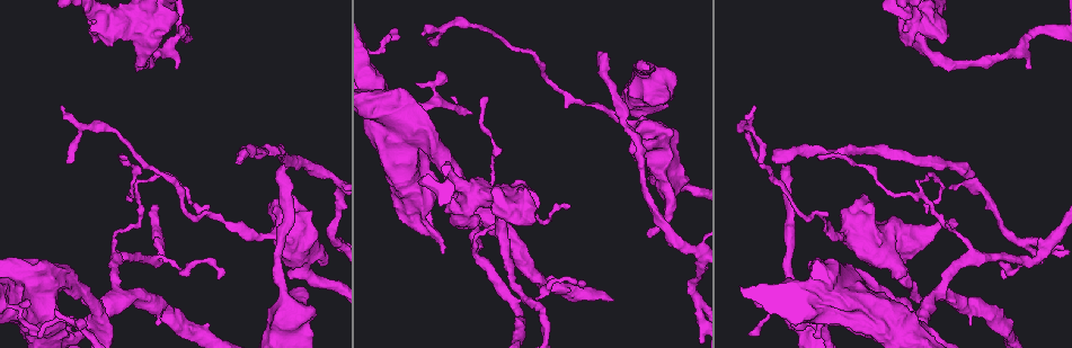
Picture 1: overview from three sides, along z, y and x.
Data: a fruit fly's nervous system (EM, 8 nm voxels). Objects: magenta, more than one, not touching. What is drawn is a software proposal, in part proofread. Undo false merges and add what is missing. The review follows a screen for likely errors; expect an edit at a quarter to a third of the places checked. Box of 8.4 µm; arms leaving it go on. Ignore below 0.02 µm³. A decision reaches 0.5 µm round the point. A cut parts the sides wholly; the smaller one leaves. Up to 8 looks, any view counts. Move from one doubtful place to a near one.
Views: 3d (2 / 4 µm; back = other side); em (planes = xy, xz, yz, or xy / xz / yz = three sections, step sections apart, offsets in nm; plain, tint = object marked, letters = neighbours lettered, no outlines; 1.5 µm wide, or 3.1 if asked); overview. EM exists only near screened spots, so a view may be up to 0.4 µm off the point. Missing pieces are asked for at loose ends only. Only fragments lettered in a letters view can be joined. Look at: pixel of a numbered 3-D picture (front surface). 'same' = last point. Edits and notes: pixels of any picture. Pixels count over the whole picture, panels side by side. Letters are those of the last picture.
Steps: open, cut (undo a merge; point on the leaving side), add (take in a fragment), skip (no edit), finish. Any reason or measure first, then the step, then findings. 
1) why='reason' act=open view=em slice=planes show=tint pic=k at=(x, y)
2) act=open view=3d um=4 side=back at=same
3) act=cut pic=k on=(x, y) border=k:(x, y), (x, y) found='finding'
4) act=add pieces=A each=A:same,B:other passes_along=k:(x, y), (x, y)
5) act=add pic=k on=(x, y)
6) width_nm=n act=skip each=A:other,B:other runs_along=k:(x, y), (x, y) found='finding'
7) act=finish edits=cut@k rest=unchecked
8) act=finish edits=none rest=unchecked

why='long arm stops here' act=open view=em slice=xz step=8 show=letters pic=1 at=(772, 158)

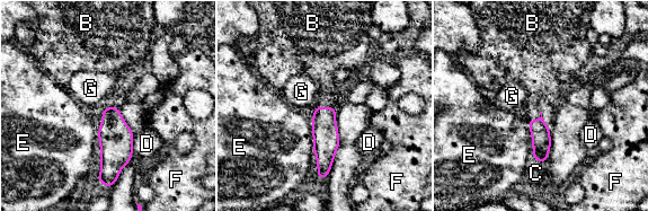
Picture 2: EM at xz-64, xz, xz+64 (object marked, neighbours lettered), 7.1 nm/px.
act=add pieces=B each=B:same,C:other,D:other,E:other,F:other,G:other passes_along=2:(326, 138), (325, 107), (322, 72) found='it goes on there'

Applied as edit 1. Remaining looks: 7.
act=open view=overview

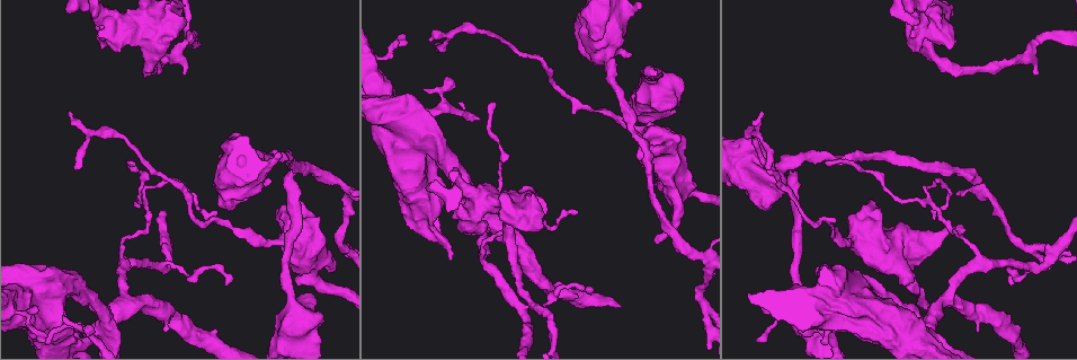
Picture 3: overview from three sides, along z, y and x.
why='tapers out' act=open view=3d um=4 pic=3 at=(187, 71)

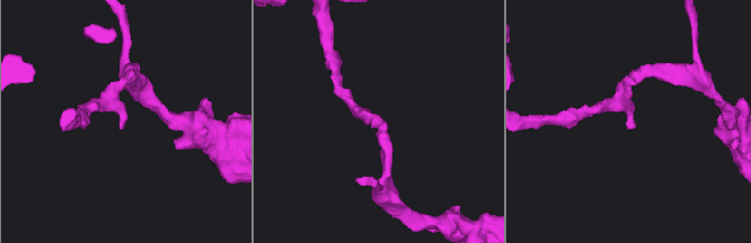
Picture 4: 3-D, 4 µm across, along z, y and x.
why='now the EM' act=open view=em slice=yz step=8 show=letters pic=4 at=(120, 128)

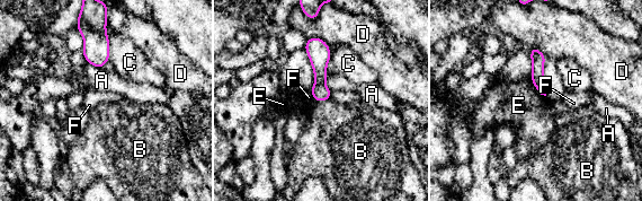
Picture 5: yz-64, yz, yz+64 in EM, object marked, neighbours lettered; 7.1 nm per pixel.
why='cut it another way' act=open view=em slice=planes show=letters at=same

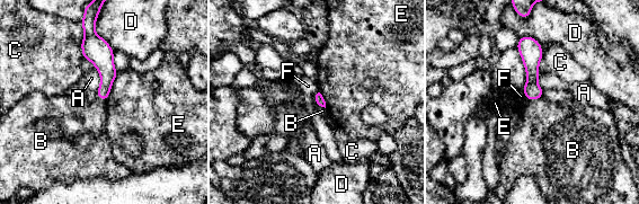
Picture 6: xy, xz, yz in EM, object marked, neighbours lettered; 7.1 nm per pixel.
act=skip each=A:other,B:other,C:other,D:other,E:other,F:other border=6:(314, 95), (314, 100), (325, 108) found='none of them fits'

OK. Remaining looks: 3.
why='branch stops here' act=open view=em slice=xz step=8 show=letters pic=3 at=(963, 231)

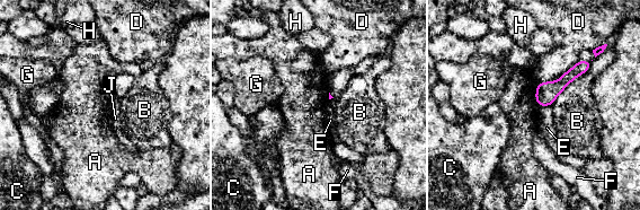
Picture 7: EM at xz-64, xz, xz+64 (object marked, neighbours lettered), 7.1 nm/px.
why='cut it another way' act=open view=em slice=planes show=letters at=same

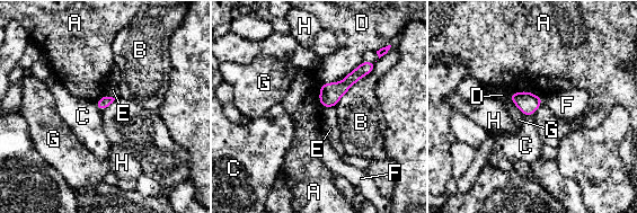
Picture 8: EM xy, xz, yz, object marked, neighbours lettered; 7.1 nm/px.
act=skip each=A:other,B:other,C:other,D:other,E:other,F:other,G:other,H:other runs_along=8:(368, 64), (324, 103) found='no lettered fragment goes on from it'

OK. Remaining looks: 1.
act=finish edits=add@2 rest=unchecked

